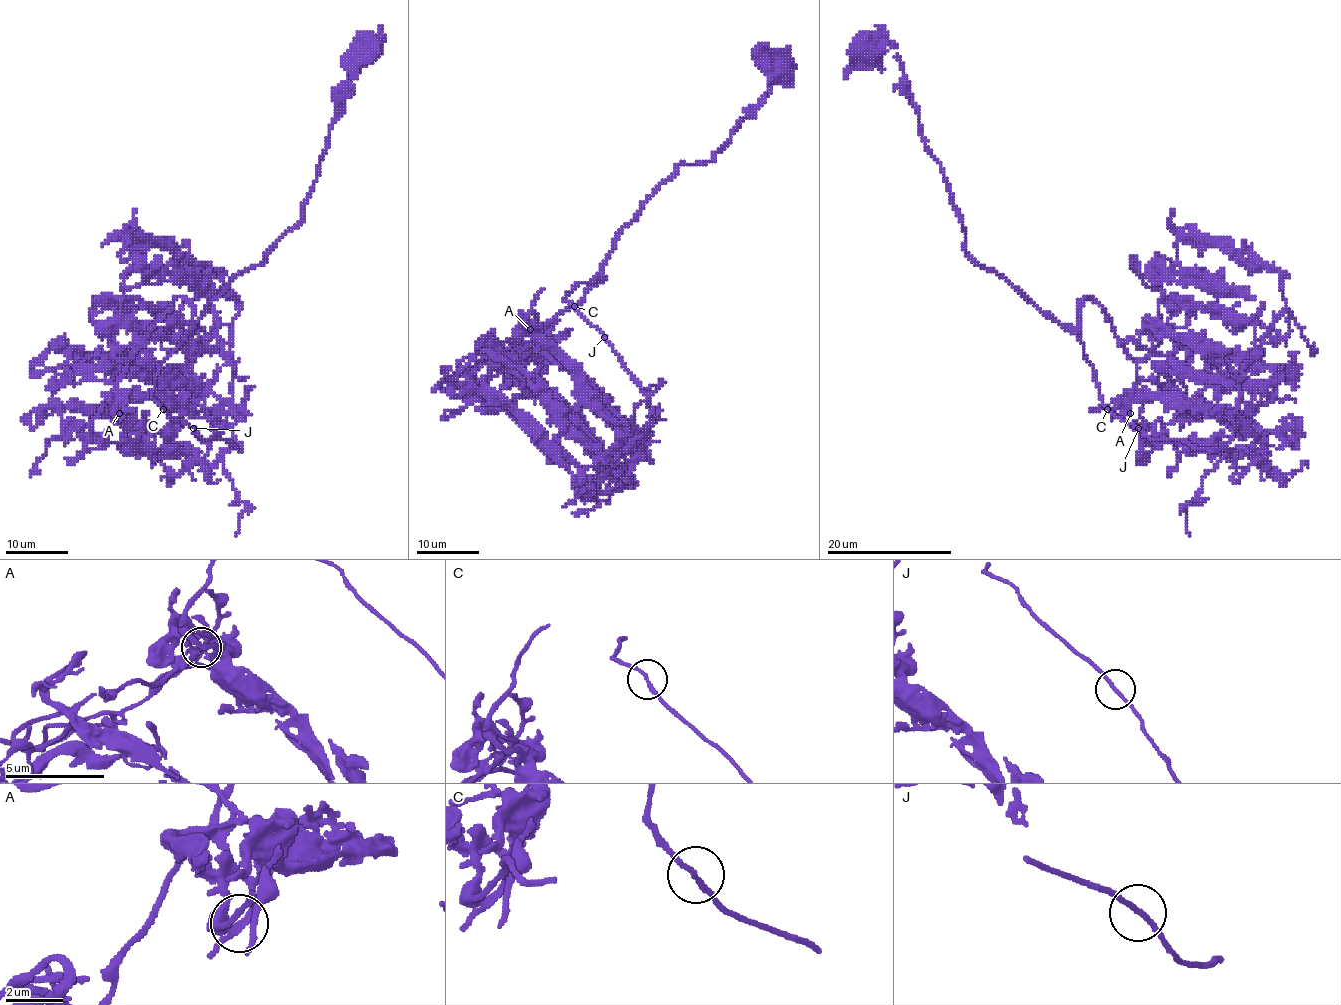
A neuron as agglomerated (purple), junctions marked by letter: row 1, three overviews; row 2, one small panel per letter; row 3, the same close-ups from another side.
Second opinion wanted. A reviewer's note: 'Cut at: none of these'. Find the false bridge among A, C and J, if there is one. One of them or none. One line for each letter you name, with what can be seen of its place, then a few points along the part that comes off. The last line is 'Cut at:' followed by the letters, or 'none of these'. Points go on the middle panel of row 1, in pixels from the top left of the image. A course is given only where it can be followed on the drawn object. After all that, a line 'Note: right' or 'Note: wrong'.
Cut at: none of these
Note: right

